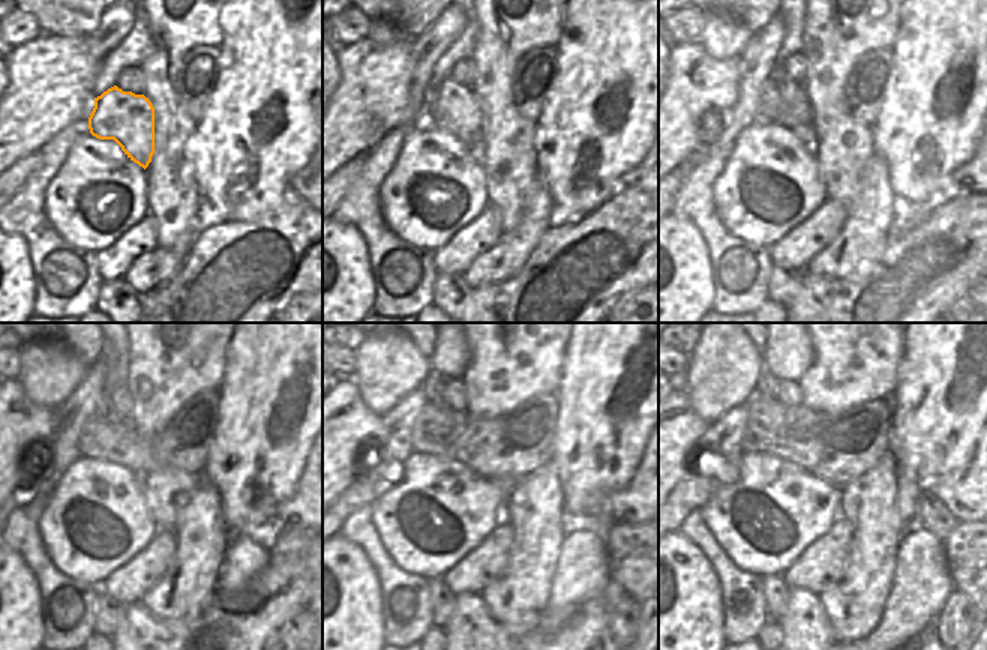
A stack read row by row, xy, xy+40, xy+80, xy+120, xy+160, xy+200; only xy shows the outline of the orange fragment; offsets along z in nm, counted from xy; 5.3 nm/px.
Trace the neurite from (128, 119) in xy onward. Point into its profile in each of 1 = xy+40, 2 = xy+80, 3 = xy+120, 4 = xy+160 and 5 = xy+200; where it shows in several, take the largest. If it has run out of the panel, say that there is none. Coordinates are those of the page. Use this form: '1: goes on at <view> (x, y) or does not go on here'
1: goes on at xy+40 (456, 110)
2: goes on at xy+80 (792, 93)
3: goes on at xy+120 (105, 409)
4: goes on at xy+160 (434, 383)
5: goes on at xy+200 (767, 383)

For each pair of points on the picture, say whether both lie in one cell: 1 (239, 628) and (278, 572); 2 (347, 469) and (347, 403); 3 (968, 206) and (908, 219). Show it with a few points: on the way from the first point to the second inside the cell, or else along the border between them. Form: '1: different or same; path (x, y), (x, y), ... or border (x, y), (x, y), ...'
1: same; path (255, 616), (281, 595), (284, 589)
2: same; path (347, 452), (347, 419)
3: different; border (932, 209), (914, 225), (894, 228)

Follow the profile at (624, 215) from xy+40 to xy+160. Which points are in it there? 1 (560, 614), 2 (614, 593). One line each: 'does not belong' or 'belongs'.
1: does not belong
2: belongs

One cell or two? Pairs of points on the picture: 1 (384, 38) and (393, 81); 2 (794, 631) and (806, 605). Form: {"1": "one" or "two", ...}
{"1": "two", "2": "one"}

